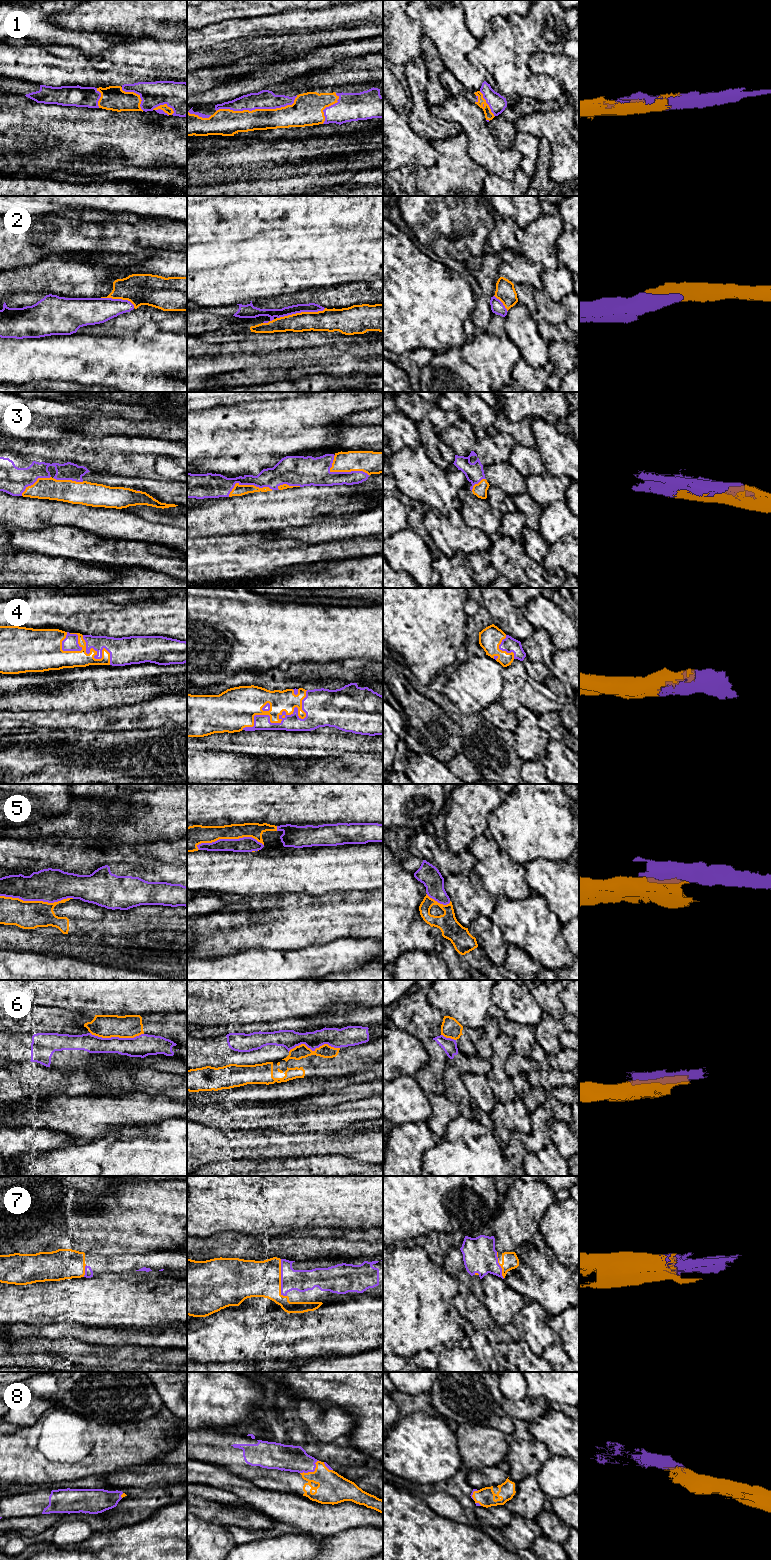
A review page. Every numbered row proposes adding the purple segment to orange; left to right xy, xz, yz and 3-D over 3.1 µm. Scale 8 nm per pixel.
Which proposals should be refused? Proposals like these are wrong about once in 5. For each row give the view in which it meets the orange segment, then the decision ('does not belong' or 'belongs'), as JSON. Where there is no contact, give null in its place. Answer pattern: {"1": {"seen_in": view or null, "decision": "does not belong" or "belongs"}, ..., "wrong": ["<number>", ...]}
{"1": {"seen_in": "xz", "decision": "belongs"}, "2": {"seen_in": "xz", "decision": "belongs"}, "3": {"seen_in": "xz", "decision": "belongs"}, "4": {"seen_in": "xz", "decision": "belongs"}, "5": {"seen_in": "xy", "decision": "does not belong"}, "6": {"seen_in": "xy", "decision": "does not belong"}, "7": {"seen_in": "xz", "decision": "belongs"}, "8": {"seen_in": "xz", "decision": "belongs"}, "wrong": ["5", "6"]}

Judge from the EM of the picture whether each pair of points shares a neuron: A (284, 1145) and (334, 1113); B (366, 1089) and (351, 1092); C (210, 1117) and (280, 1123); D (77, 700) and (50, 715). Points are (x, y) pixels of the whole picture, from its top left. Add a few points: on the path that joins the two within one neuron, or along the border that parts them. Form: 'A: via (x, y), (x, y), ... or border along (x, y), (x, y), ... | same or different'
A: border along (280, 1132), (328, 1132) | different
B: via (362, 1090), (355, 1091) | same
C: via (227, 1117), (263, 1118) | same
D: border along (35, 710), (82, 711) | different

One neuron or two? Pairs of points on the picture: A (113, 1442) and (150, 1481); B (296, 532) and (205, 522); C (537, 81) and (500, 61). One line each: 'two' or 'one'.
A: two
B: two
C: one

